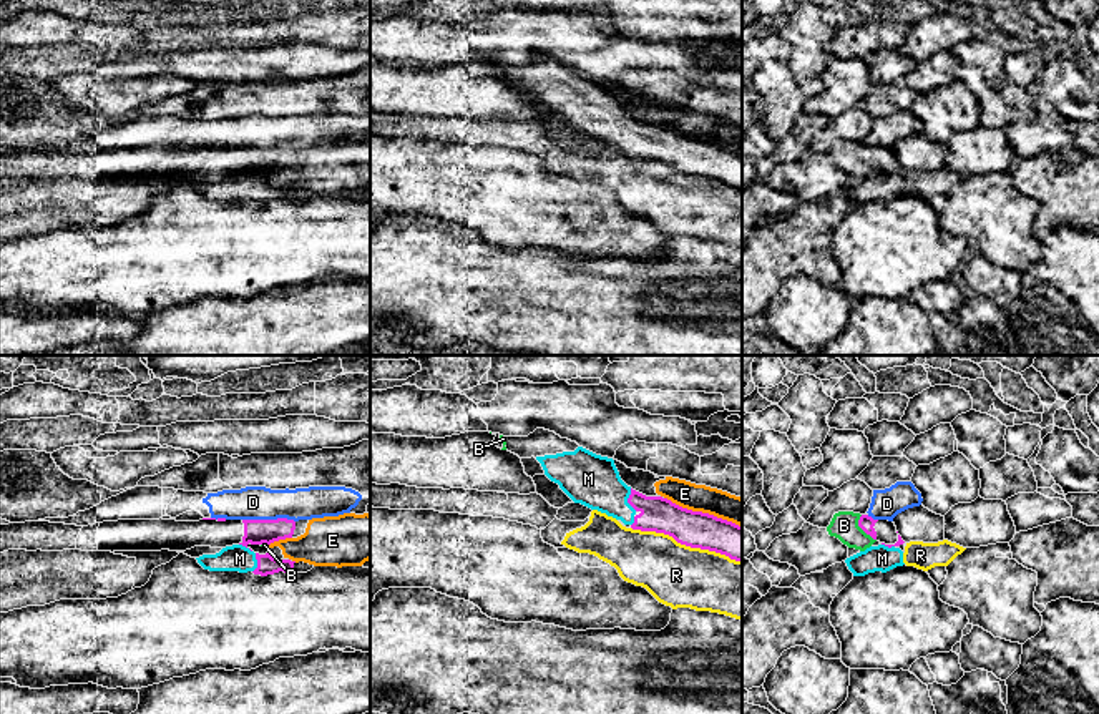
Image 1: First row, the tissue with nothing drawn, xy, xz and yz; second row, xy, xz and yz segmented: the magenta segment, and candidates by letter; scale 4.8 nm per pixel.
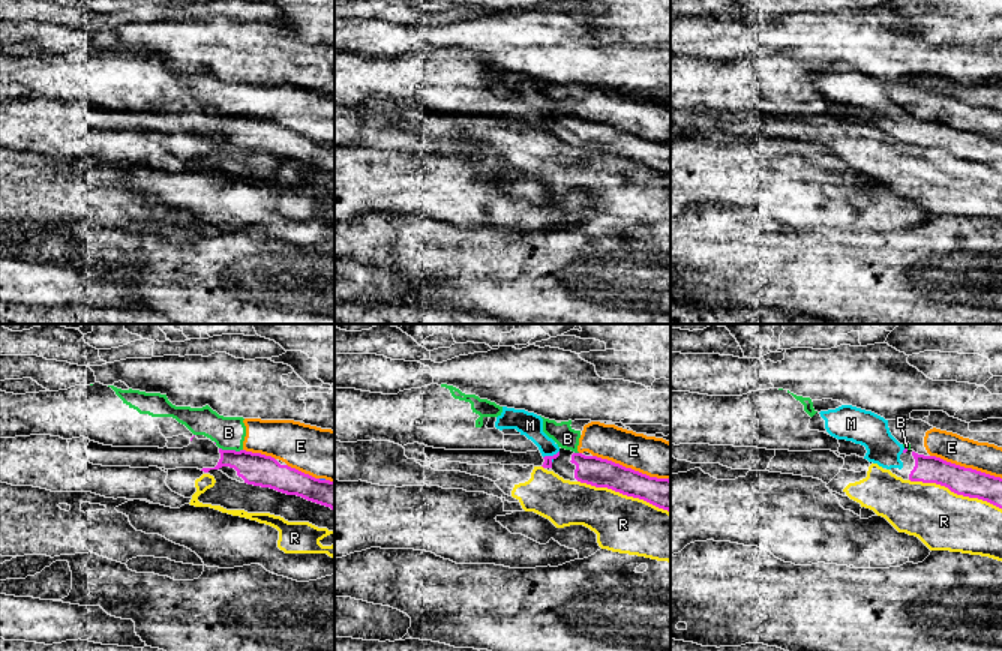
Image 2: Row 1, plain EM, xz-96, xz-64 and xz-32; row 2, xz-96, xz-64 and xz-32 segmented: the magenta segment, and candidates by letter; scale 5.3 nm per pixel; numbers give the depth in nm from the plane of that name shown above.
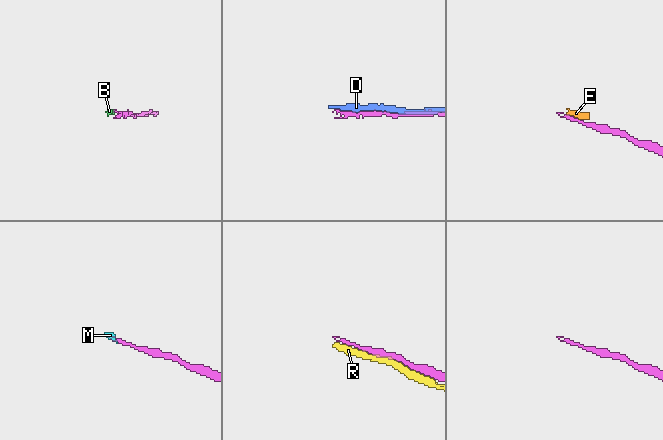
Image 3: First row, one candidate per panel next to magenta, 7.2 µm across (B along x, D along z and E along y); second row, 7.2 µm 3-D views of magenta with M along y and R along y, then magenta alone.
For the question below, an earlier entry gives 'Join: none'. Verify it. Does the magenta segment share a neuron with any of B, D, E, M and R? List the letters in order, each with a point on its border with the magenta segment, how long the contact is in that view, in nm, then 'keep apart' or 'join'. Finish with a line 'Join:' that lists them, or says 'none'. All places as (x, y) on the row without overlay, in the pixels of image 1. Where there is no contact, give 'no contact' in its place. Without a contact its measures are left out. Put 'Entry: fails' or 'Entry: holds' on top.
Entry: fails
B: contact yz (862, 156); length 150 nm; keep apart
D: contact xy (269, 148); length 260 nm; keep apart
E: contact xz (701, 140); length 400 nm; keep apart
M: contact xz (628, 128); length 120 nm; join
R: contact xz (686, 173); length 550 nm; keep apart
Join: M

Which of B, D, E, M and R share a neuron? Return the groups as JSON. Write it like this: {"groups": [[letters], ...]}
{"groups": [["B", "E"], ["D"], ["M"], ["R"]]}

